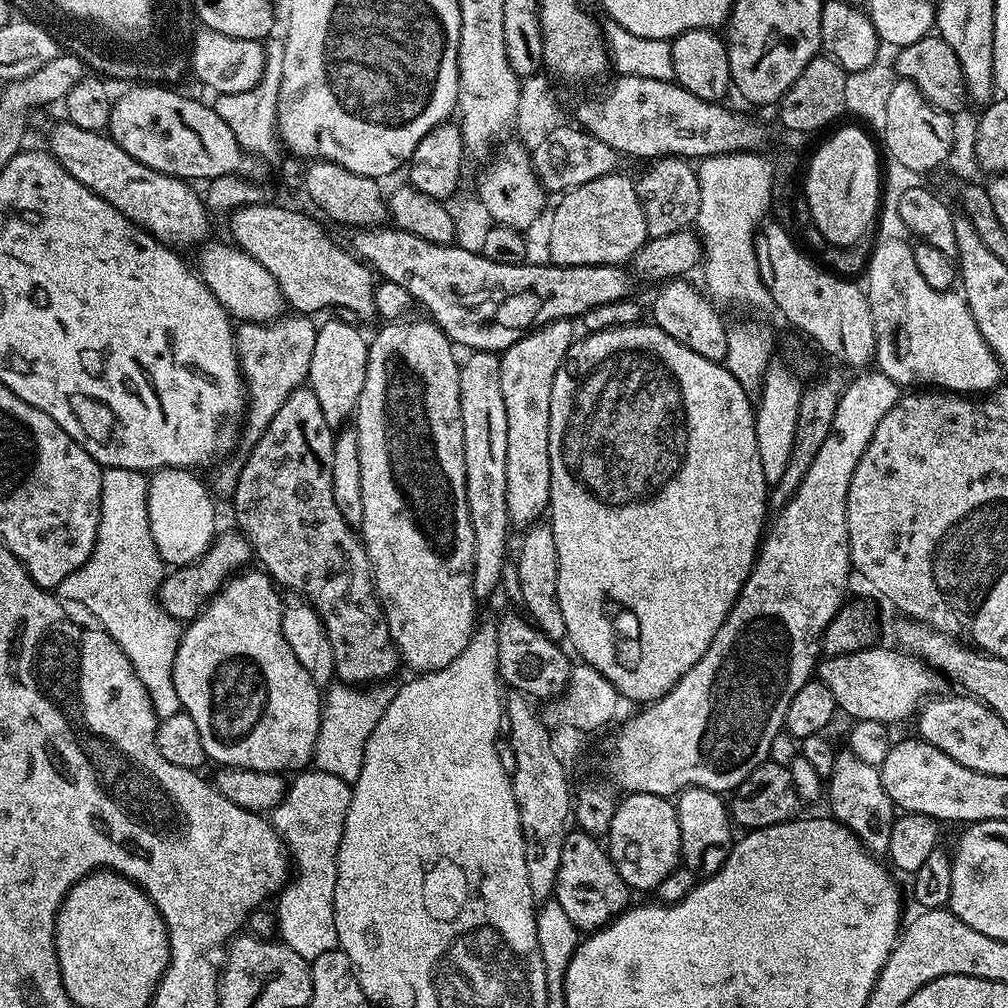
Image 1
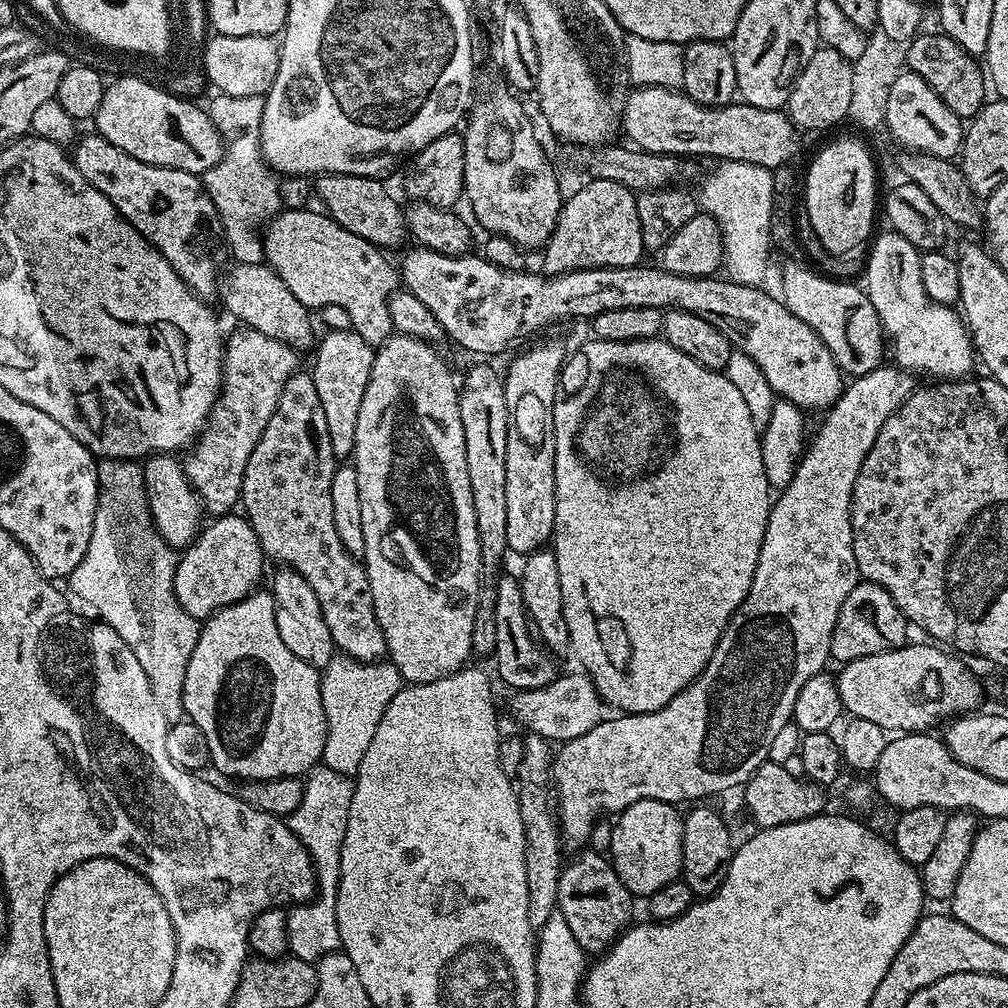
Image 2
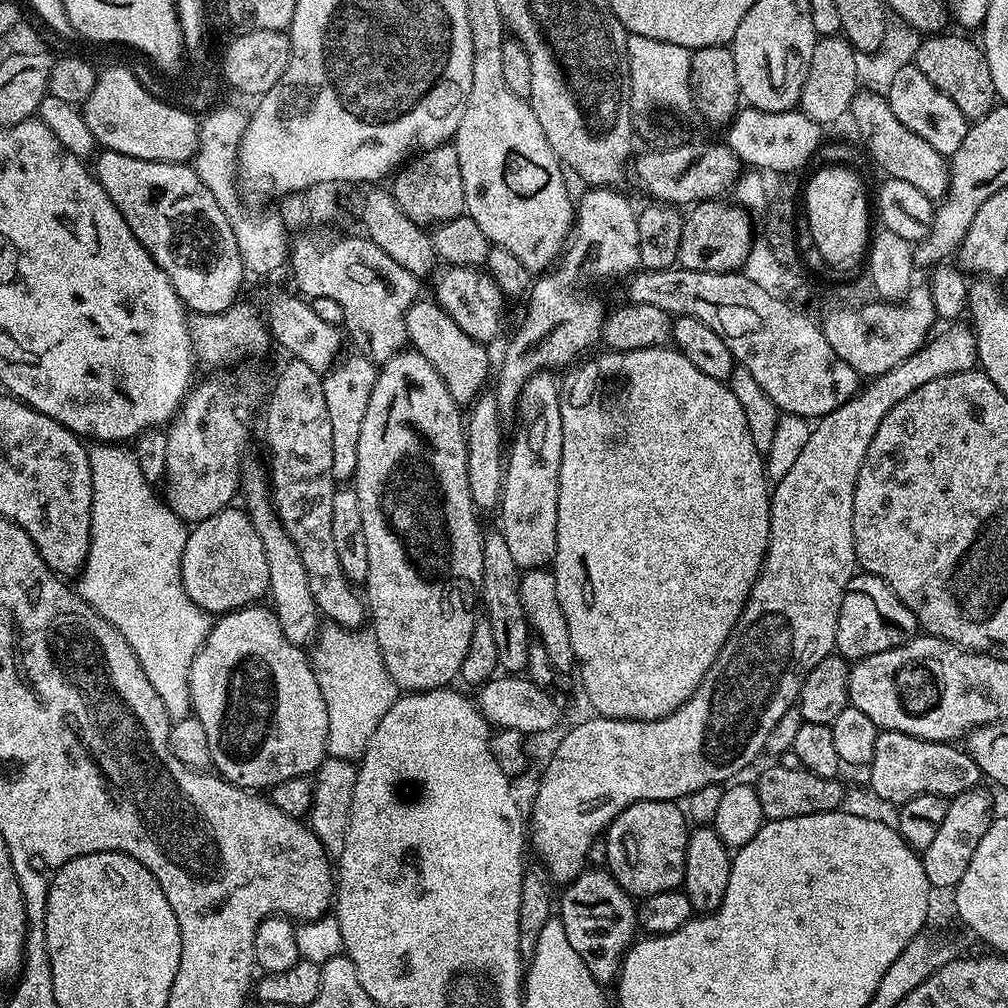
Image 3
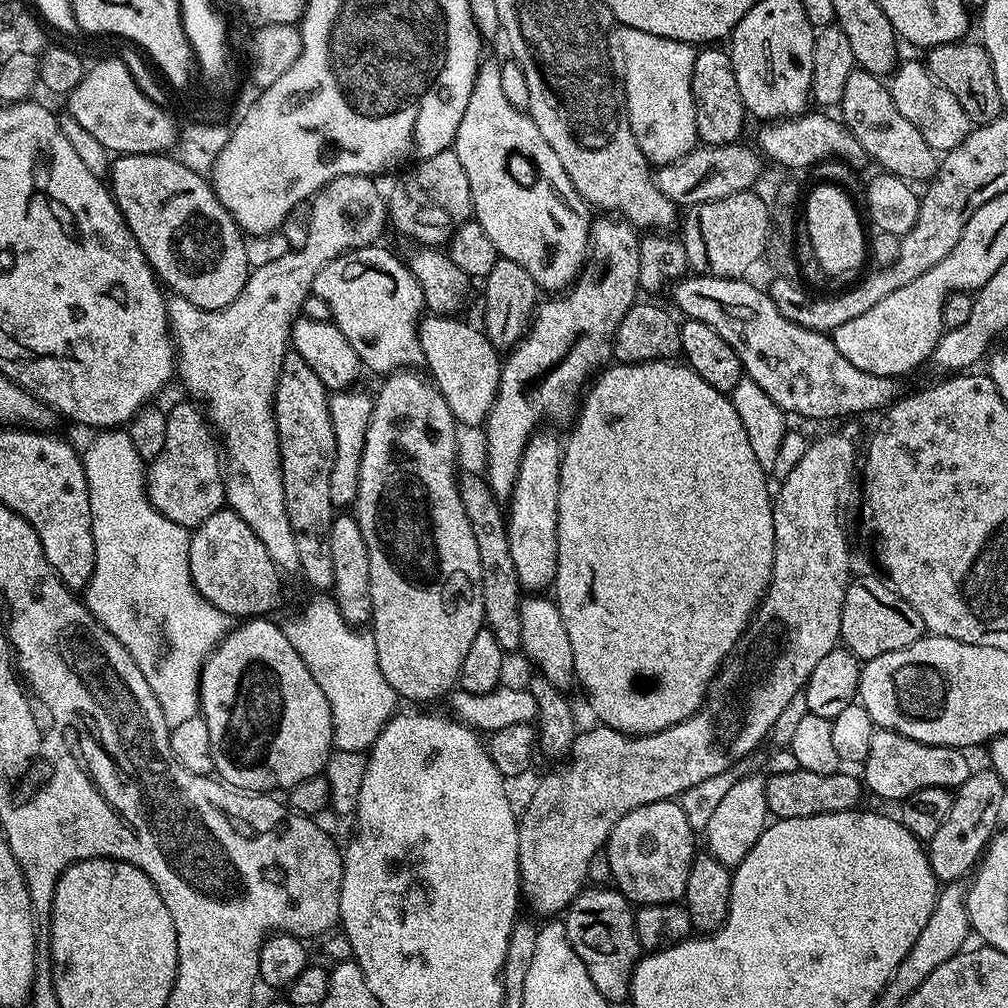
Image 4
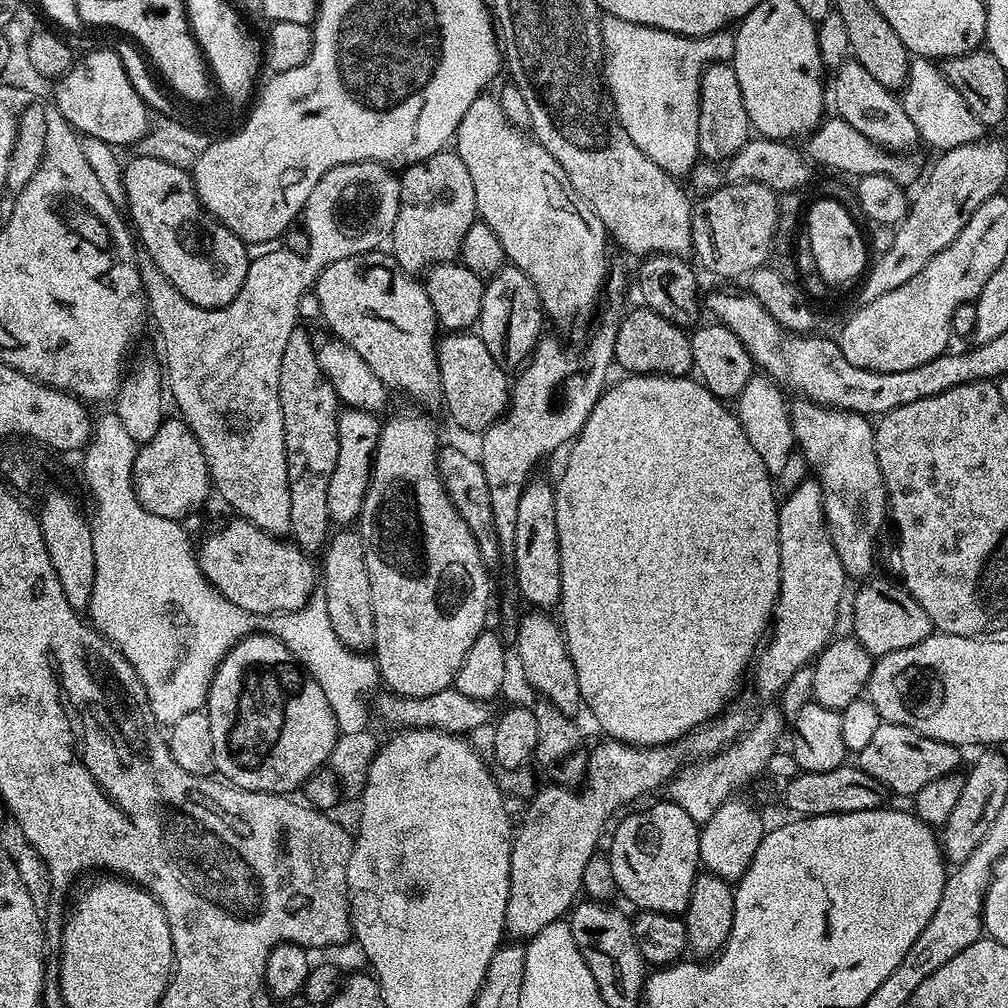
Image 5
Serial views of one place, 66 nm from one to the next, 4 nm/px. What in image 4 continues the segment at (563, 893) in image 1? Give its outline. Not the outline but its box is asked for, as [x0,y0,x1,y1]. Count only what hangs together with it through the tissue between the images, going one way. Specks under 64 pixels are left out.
[562,886,642,1005]

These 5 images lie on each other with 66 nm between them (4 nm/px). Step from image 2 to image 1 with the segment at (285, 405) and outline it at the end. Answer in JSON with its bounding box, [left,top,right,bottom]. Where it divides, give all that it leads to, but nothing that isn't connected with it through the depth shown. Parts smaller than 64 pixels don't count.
[230,386,402,686]

